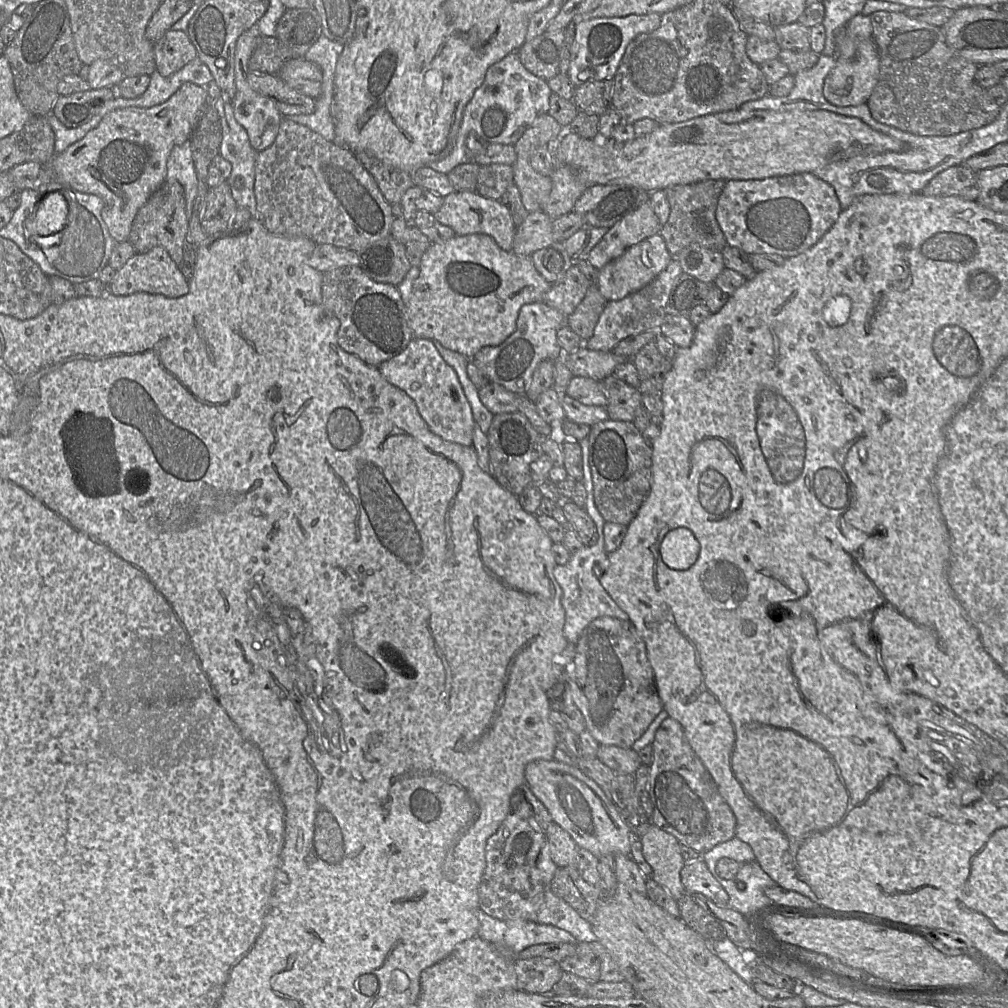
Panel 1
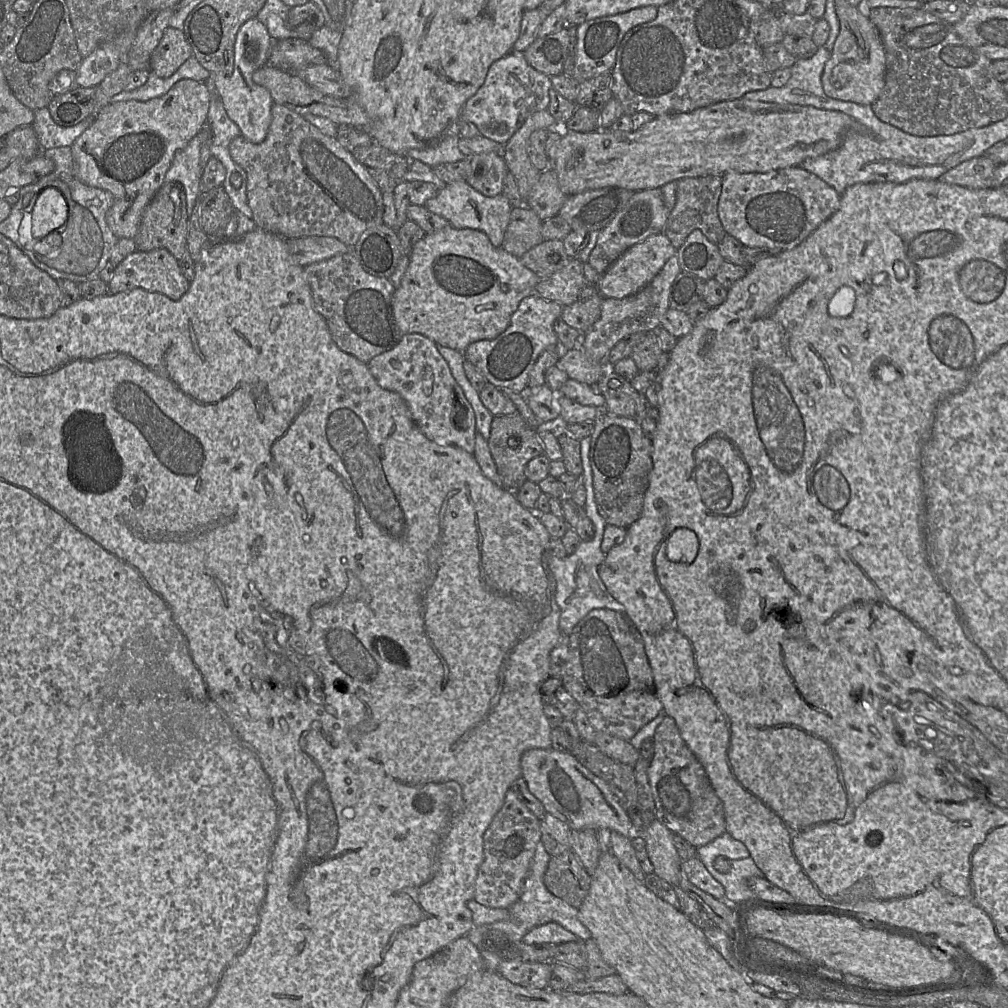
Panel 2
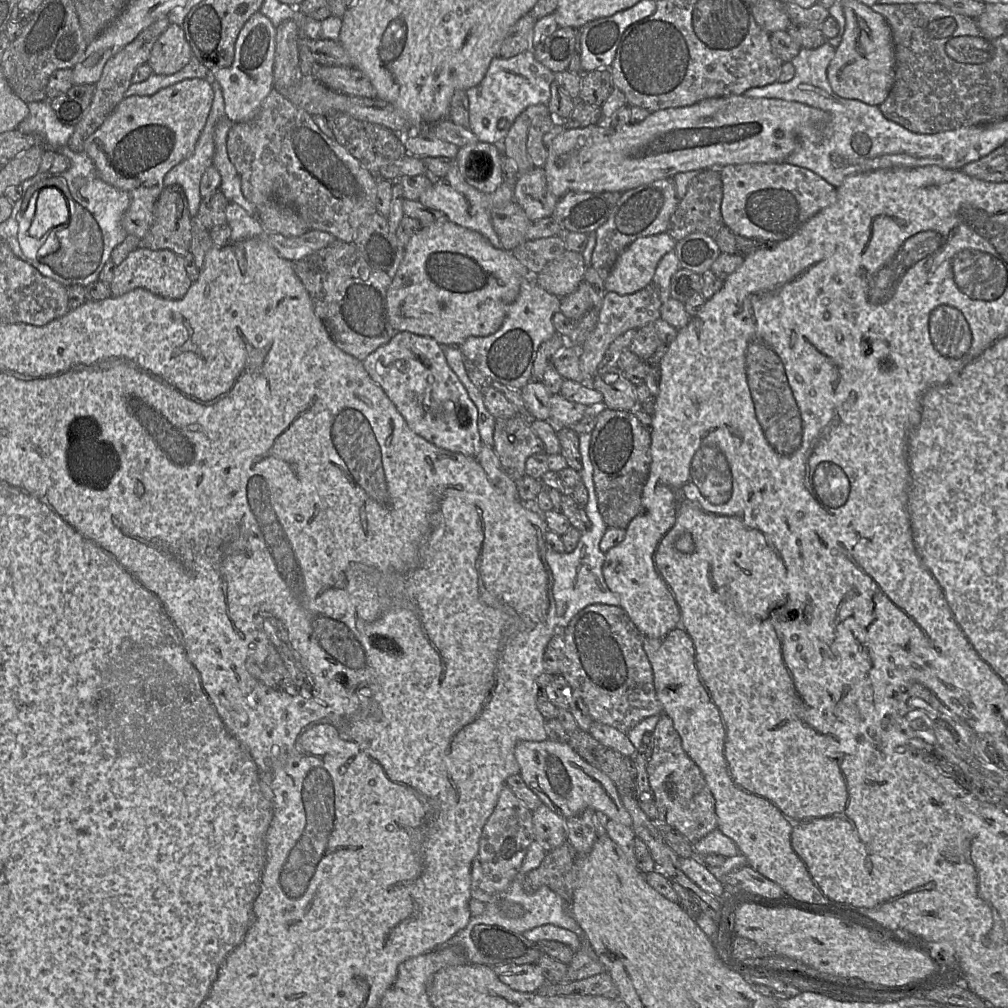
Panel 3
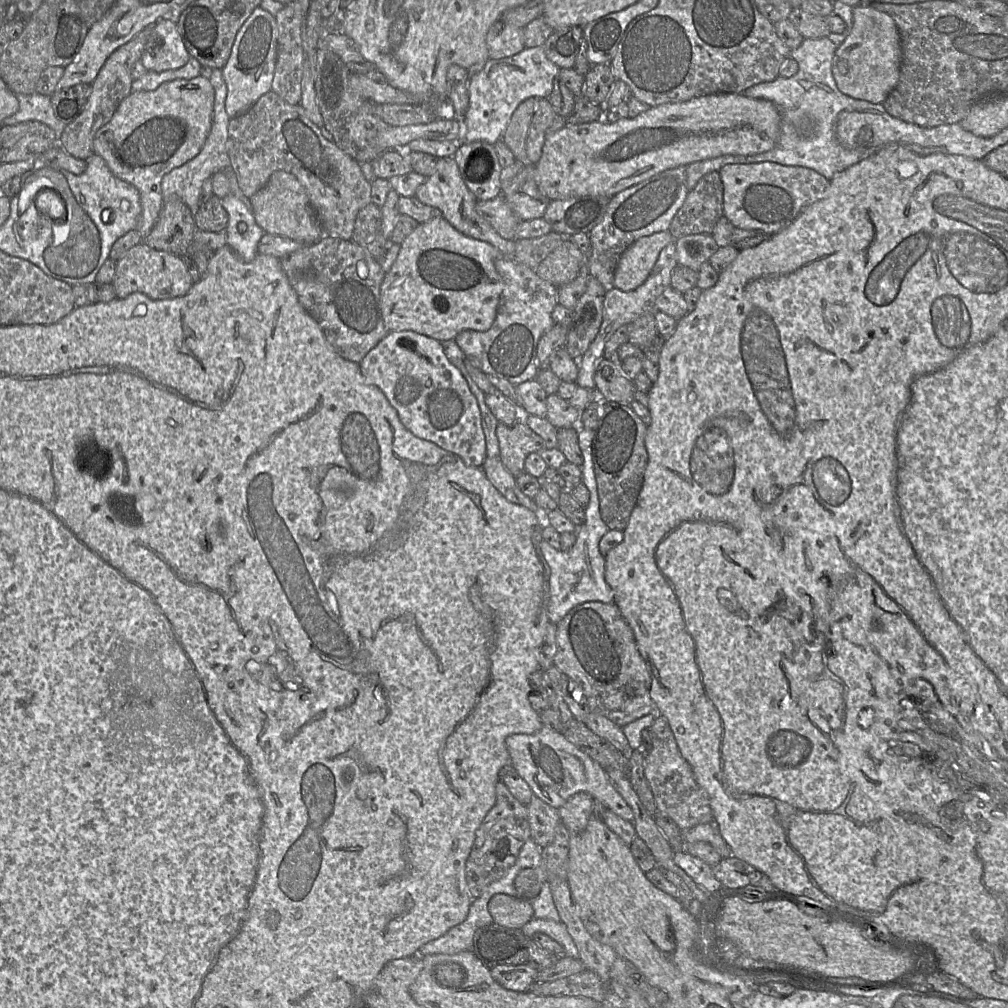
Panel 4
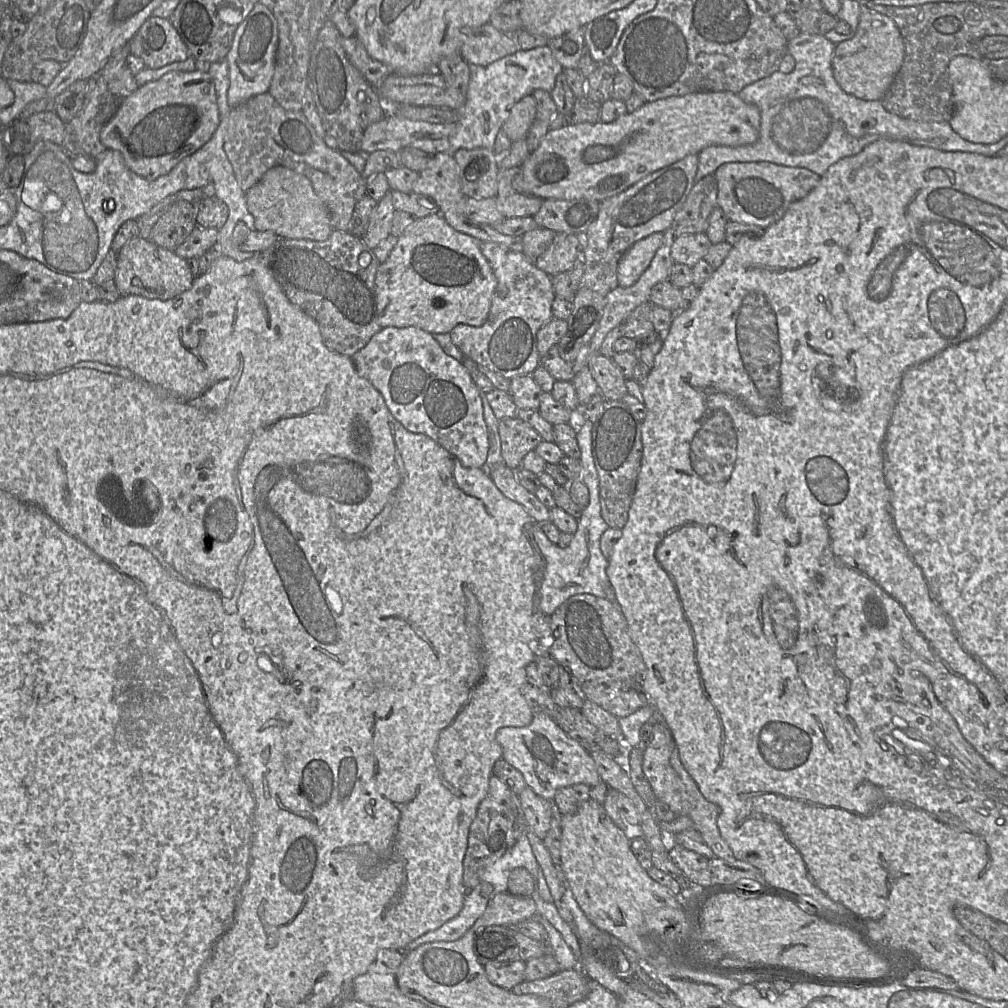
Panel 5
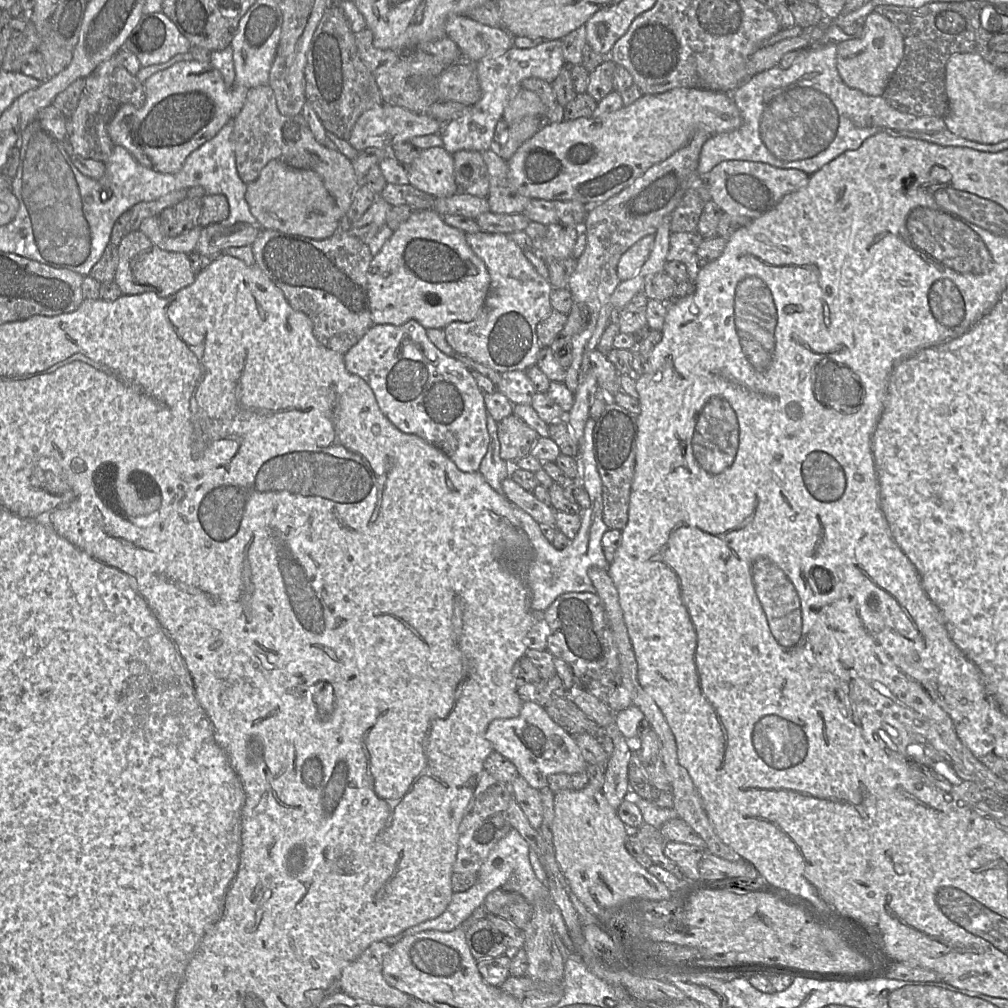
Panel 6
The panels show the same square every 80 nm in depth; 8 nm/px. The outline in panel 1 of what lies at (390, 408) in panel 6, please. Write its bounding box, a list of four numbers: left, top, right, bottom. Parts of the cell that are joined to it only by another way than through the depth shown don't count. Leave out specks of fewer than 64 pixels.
[377,338,475,446]

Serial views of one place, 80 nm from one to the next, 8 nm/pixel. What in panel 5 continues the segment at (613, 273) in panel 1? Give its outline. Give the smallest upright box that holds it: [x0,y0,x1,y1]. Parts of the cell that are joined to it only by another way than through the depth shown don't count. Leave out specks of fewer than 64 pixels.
[617,232,663,287]

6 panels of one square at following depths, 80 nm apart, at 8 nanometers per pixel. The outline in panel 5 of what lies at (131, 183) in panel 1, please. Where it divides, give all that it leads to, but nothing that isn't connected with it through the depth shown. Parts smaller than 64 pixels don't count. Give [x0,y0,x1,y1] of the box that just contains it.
[100,71,219,181]

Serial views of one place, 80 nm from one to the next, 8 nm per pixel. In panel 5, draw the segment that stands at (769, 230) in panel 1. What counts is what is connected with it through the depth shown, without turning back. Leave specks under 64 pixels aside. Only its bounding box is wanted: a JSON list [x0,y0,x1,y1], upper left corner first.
[713,161,821,229]

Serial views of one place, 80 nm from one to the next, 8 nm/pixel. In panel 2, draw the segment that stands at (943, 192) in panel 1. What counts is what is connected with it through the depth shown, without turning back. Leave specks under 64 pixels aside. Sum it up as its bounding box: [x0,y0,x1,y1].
[938,156,1000,189]

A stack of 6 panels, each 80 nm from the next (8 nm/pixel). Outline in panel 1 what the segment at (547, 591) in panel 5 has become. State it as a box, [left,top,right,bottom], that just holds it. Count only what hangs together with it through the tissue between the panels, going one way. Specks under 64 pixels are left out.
[554,437,629,645]

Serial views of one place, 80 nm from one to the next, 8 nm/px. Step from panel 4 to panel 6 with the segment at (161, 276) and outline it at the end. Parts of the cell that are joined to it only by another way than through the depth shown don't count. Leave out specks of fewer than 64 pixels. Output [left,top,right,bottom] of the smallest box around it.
[114,230,196,297]

